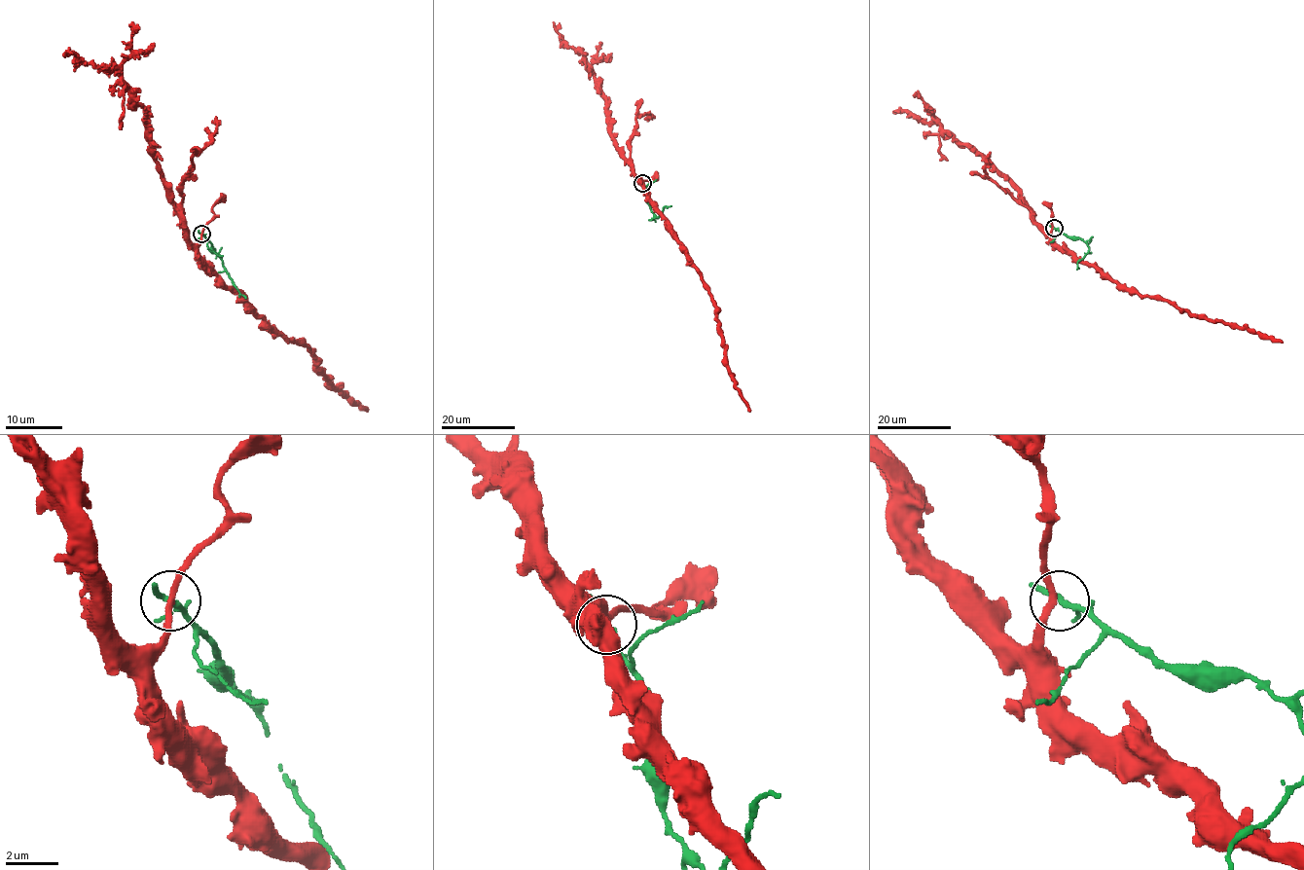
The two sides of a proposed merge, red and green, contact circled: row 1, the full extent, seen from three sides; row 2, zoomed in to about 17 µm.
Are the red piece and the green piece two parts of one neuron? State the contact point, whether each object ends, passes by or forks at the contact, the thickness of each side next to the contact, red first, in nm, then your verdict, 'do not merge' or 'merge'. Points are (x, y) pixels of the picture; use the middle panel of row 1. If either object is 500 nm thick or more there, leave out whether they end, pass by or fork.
at (642, 183); red passes by; green forks there; 240 nm thick on the red side, 180 nm on the other; do not merge

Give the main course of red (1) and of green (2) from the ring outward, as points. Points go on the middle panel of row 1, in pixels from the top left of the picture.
1: (642, 182), (640, 182), (644, 195), (684, 249), (716, 308), (726, 365), (739, 396), (750, 412)
2: (642, 183), (649, 197), (650, 209), (657, 218), (665, 206), (671, 206)

